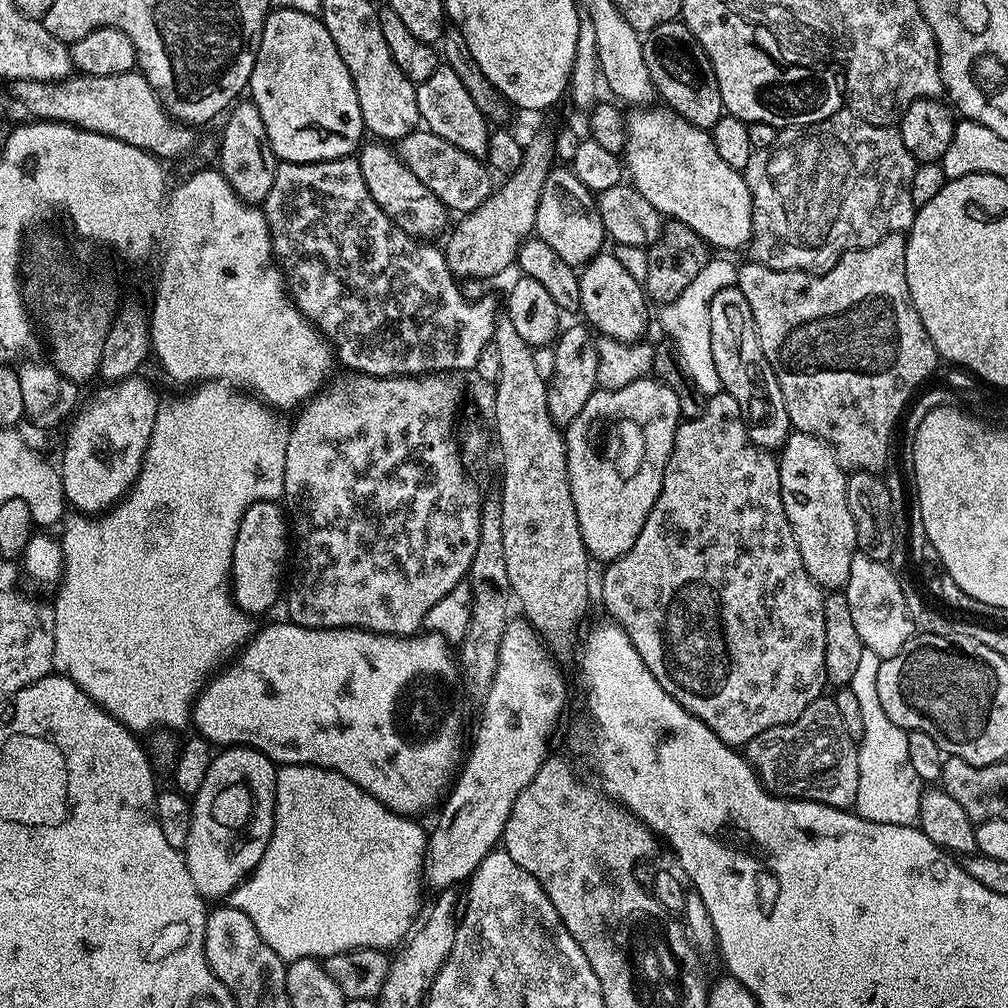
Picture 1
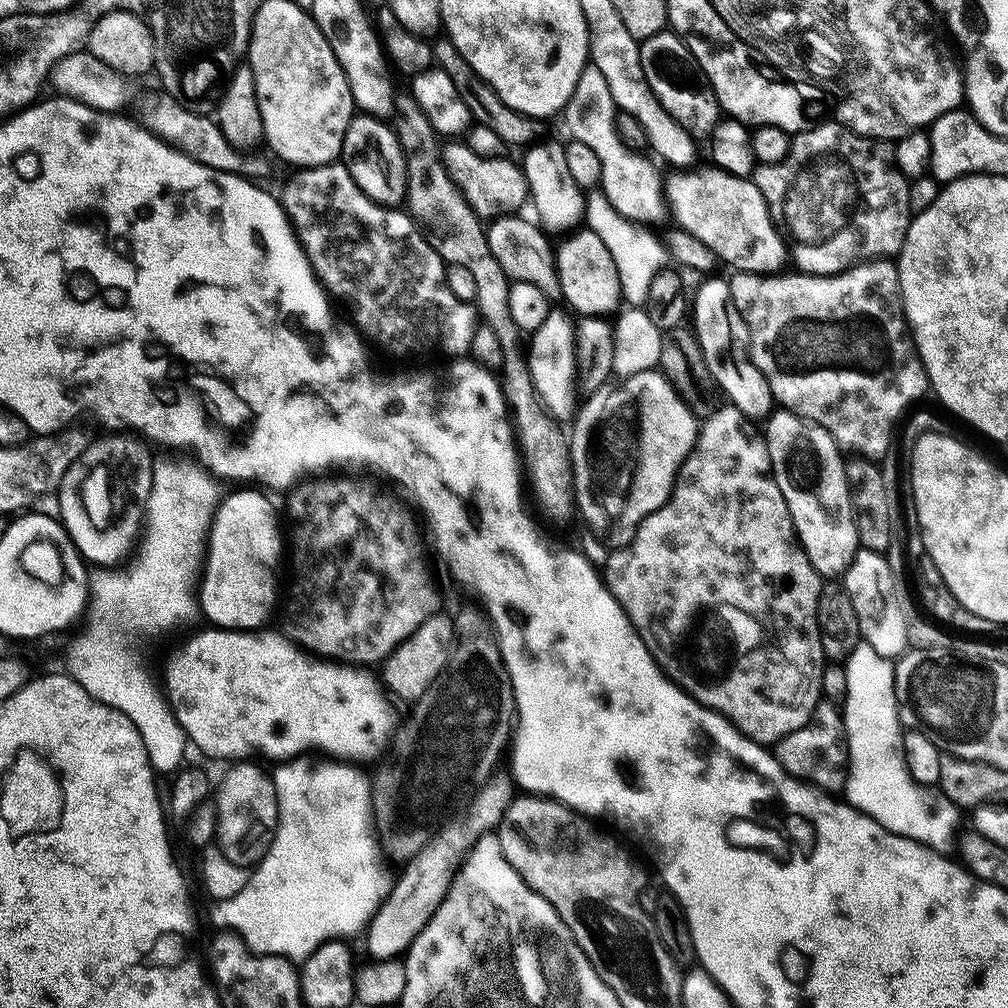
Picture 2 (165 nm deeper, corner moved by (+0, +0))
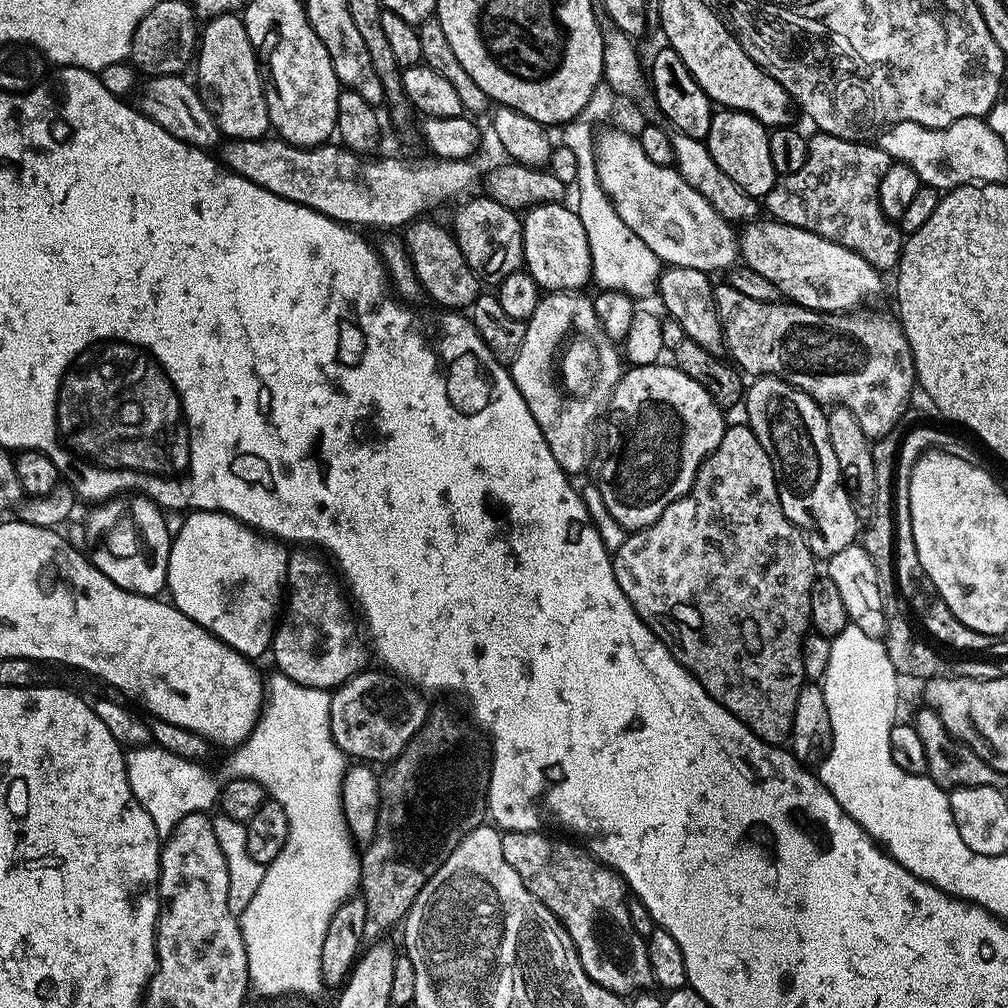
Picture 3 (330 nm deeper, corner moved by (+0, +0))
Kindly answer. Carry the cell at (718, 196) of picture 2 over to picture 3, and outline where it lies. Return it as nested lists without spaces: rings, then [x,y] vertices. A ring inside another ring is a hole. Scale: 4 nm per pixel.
[[[757,218],[743,225],[738,232],[738,256],[747,267],[758,270],[762,278],[770,278],[785,301],[815,312],[850,312],[863,296],[872,296],[880,288],[881,273],[856,252],[838,242],[830,242],[813,232],[784,224],[781,220]]]

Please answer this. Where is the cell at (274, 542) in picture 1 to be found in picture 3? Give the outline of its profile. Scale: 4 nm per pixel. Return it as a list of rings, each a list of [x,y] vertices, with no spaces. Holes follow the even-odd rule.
[[[192,510],[185,516],[172,538],[166,585],[170,602],[242,655],[265,655],[282,612],[289,549],[225,512]]]

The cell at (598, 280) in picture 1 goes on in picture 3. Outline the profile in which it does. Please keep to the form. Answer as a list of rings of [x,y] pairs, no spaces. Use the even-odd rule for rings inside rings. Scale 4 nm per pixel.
[[[567,203],[538,204],[535,208],[527,209],[523,213],[524,225],[524,262],[523,267],[539,284],[541,289],[548,292],[575,292],[583,289],[584,283],[592,280],[592,259],[590,246],[586,242],[586,230],[582,230],[582,222],[578,214]]]

